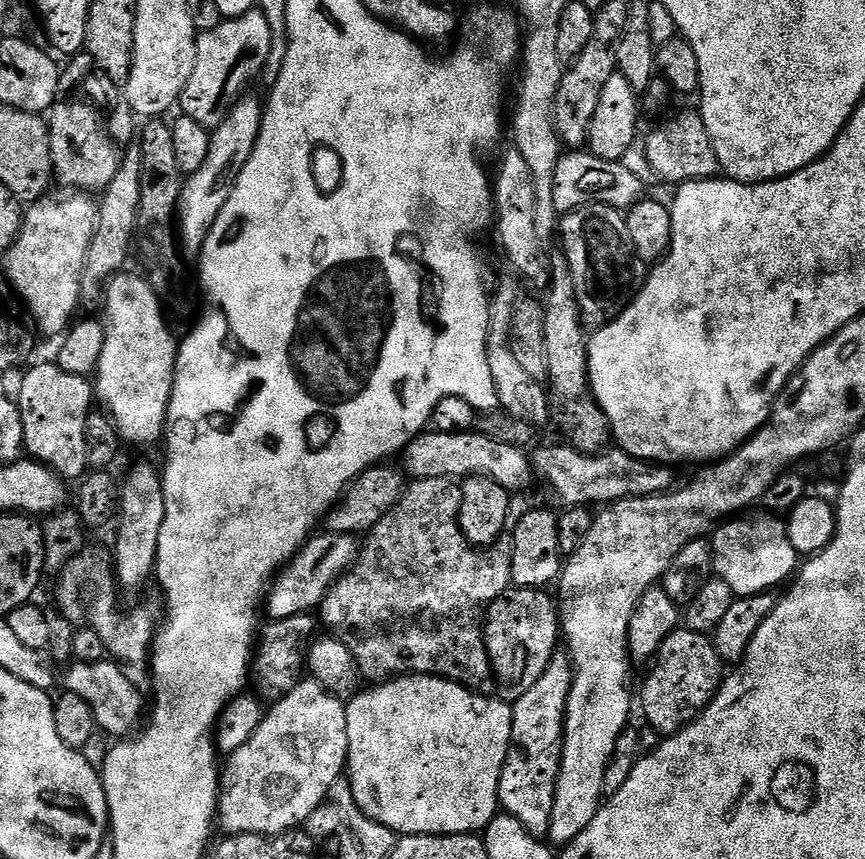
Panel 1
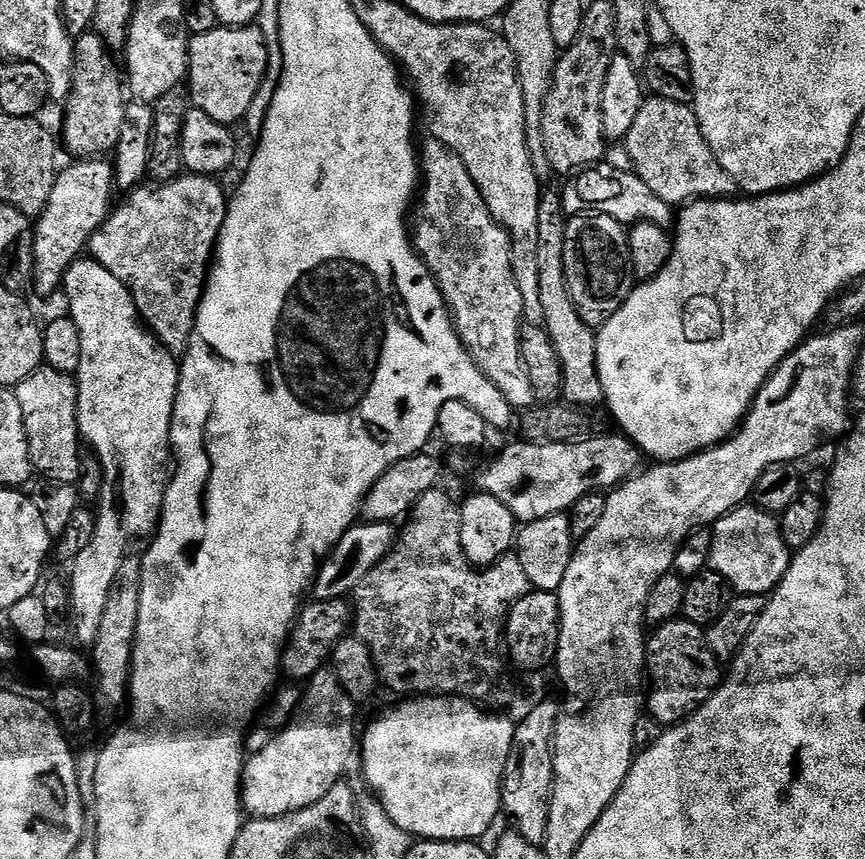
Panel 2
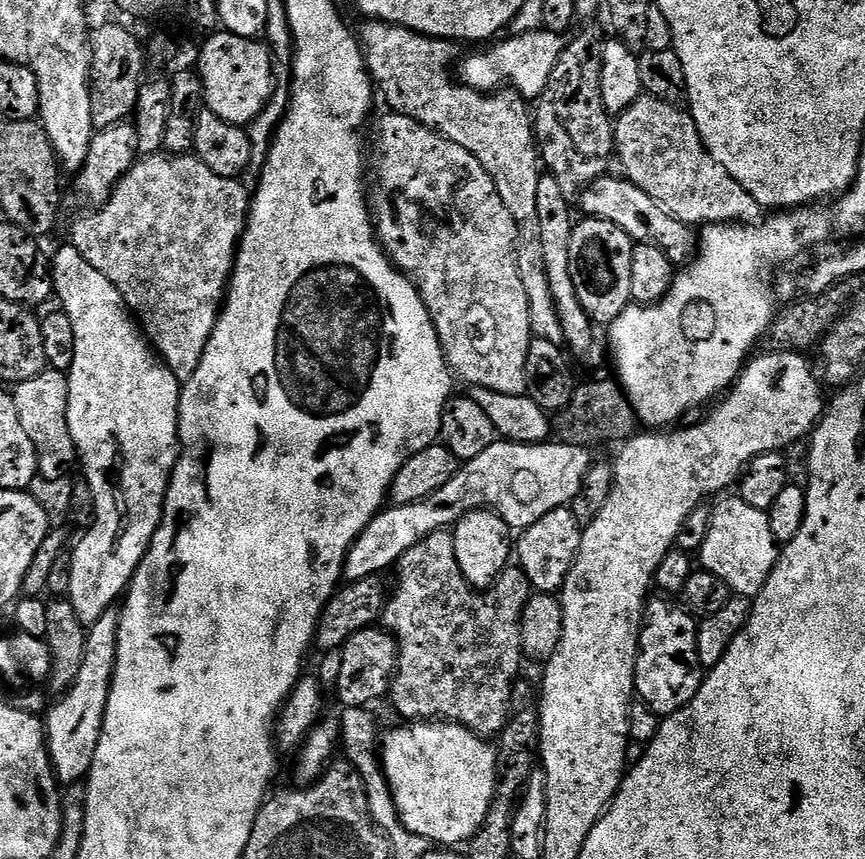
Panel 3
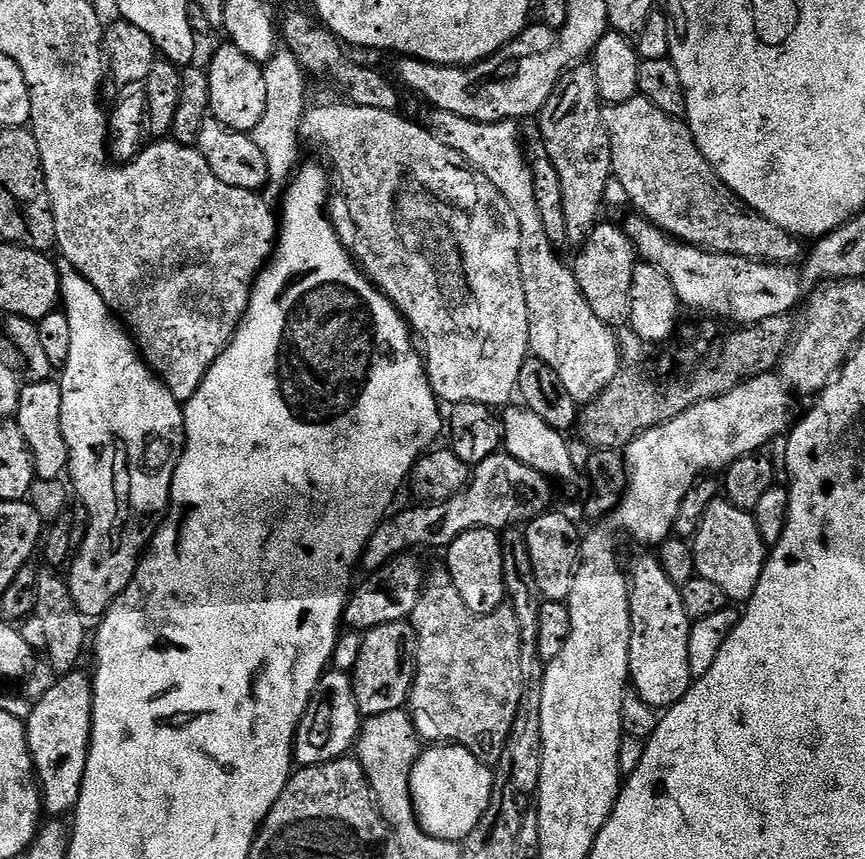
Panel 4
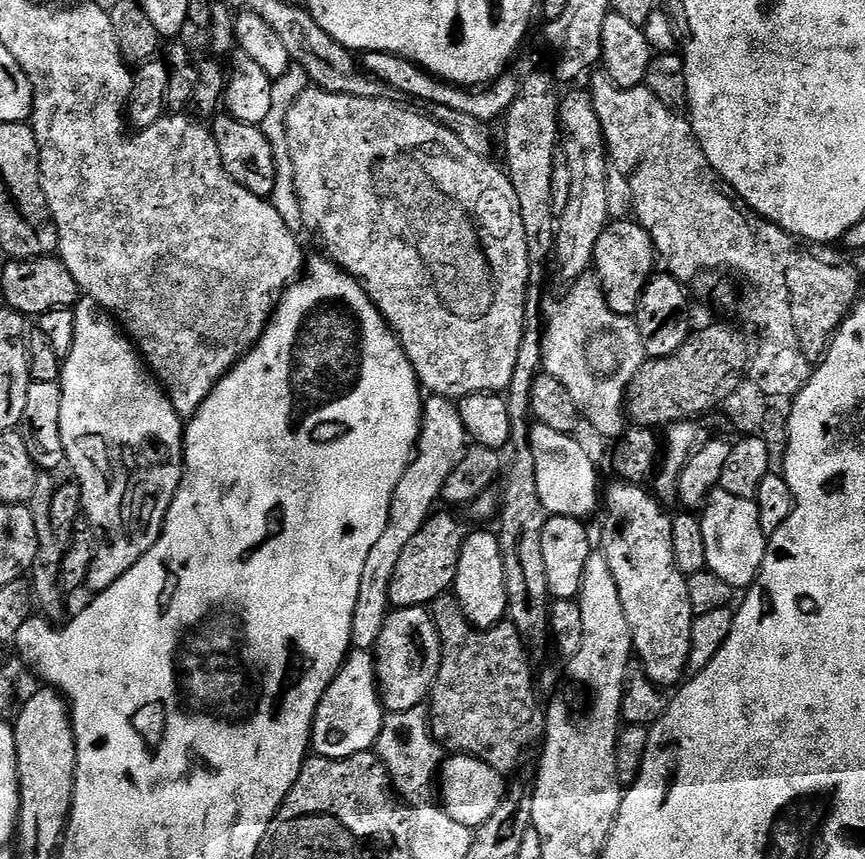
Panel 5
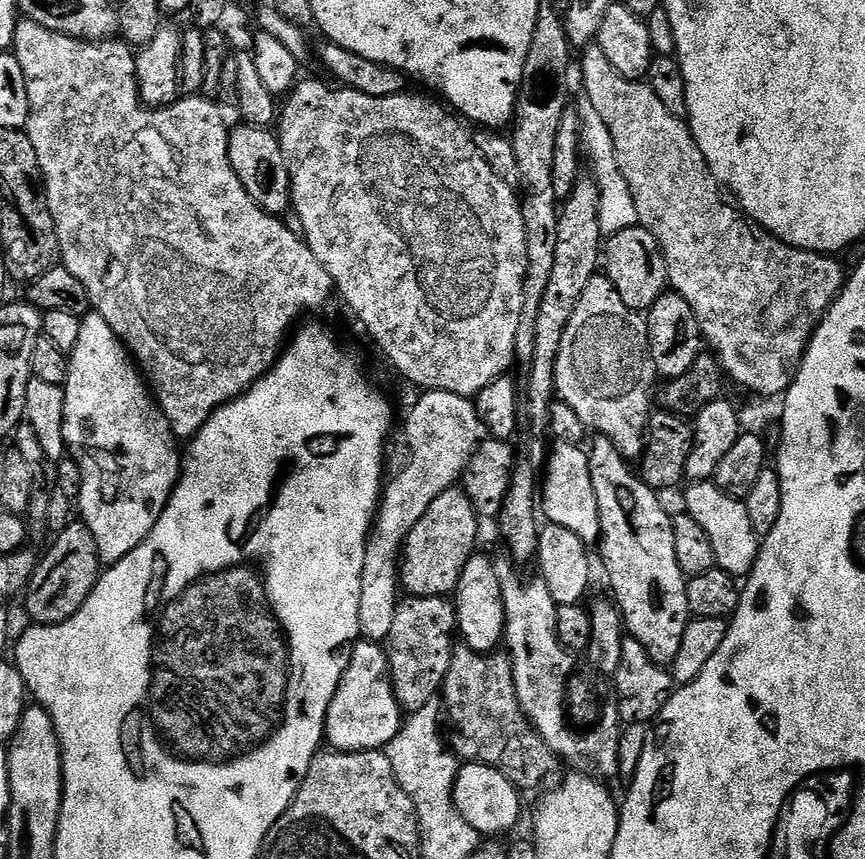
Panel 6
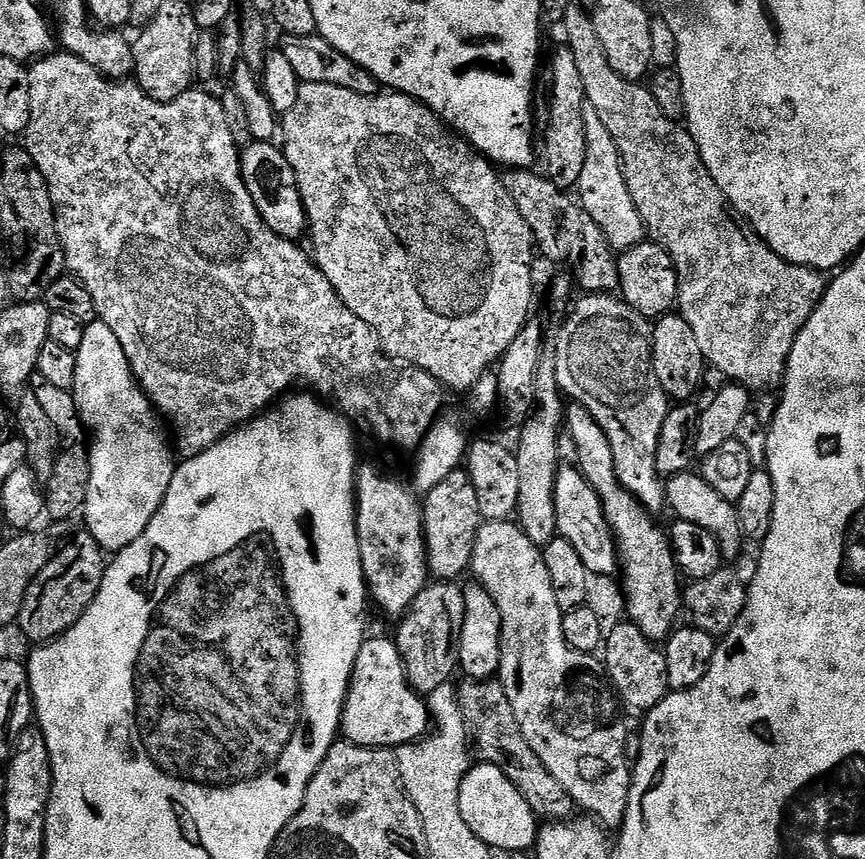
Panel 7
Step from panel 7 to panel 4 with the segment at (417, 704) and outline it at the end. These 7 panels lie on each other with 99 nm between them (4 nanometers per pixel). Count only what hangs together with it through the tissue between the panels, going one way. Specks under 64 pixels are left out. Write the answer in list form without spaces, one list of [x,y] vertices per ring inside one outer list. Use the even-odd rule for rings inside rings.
[[[341,670],[325,672],[316,687],[316,695],[304,711],[304,717],[296,731],[295,763],[300,768],[309,768],[349,755],[353,751],[356,739],[360,737],[361,723],[362,713],[356,701],[351,675]]]

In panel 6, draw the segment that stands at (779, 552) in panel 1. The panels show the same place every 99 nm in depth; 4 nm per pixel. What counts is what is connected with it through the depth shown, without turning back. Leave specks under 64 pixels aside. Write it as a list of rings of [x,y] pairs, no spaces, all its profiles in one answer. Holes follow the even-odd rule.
[[[692,482],[687,487],[683,511],[694,518],[702,530],[706,530],[706,538],[710,538],[710,546],[714,546],[716,567],[734,578],[747,577],[758,558],[762,543],[754,526],[750,526],[747,503],[737,500],[735,496],[727,496],[715,482]]]

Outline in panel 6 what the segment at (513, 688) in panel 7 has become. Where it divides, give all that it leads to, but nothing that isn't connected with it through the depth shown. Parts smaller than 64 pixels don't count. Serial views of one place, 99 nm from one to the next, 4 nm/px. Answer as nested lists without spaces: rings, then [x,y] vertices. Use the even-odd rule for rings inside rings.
[[[503,566],[497,567],[504,603],[504,640],[507,655],[512,662],[512,681],[518,694],[520,709],[530,721],[533,730],[543,738],[546,746],[555,752],[561,761],[569,760],[575,771],[608,778],[620,768],[619,723],[604,728],[604,738],[591,736],[590,731],[575,730],[568,735],[569,725],[561,723],[561,692],[564,678],[568,675],[569,659],[573,653],[562,647],[556,633],[556,610],[558,605],[550,598],[550,590],[542,582],[523,584],[514,573]]]

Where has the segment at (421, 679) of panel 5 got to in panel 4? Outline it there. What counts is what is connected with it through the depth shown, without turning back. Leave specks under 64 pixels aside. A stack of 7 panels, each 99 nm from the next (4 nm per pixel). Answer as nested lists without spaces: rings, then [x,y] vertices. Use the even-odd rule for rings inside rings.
[[[399,620],[367,629],[363,637],[362,650],[358,650],[358,660],[350,671],[361,713],[365,717],[370,717],[404,708],[408,702],[408,695],[412,693],[416,677],[418,662],[416,629],[408,620]]]

